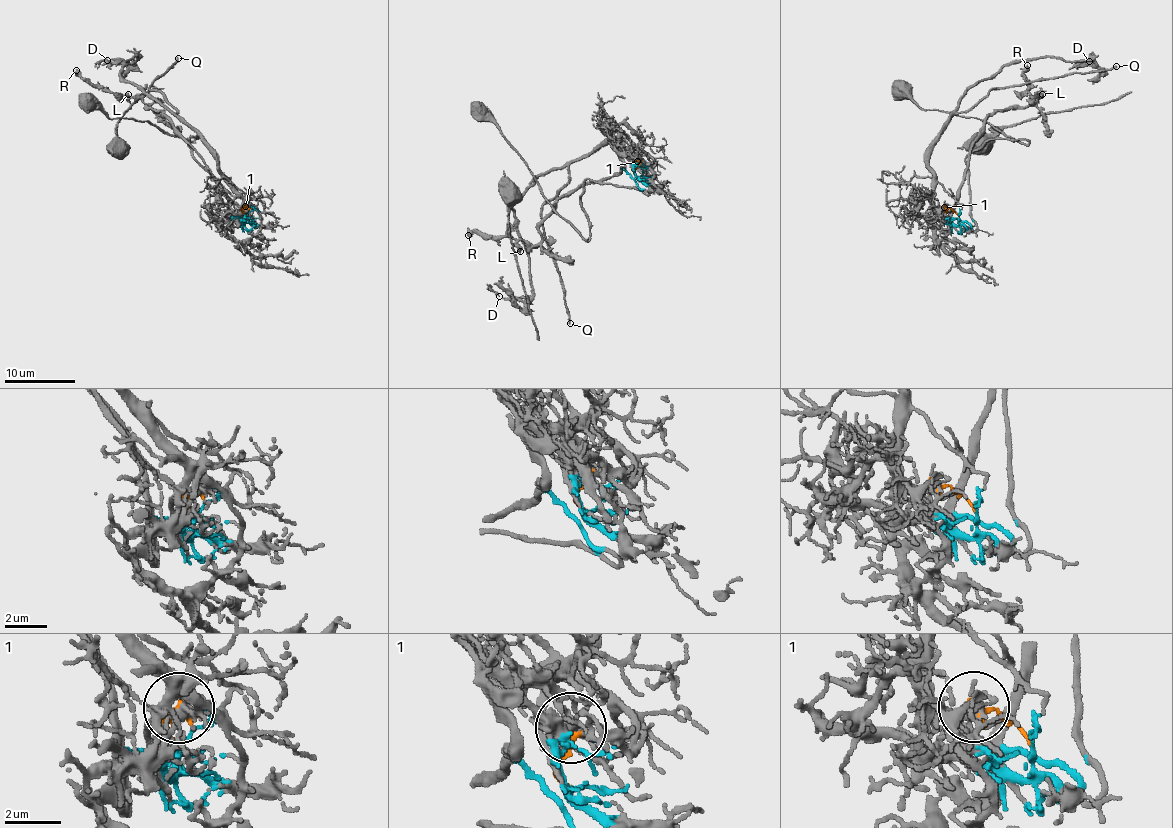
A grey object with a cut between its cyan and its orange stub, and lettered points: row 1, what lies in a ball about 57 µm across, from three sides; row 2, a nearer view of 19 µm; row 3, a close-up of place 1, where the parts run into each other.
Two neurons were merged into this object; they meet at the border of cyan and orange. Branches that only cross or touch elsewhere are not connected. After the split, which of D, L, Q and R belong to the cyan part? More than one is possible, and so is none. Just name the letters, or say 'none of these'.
L, R

